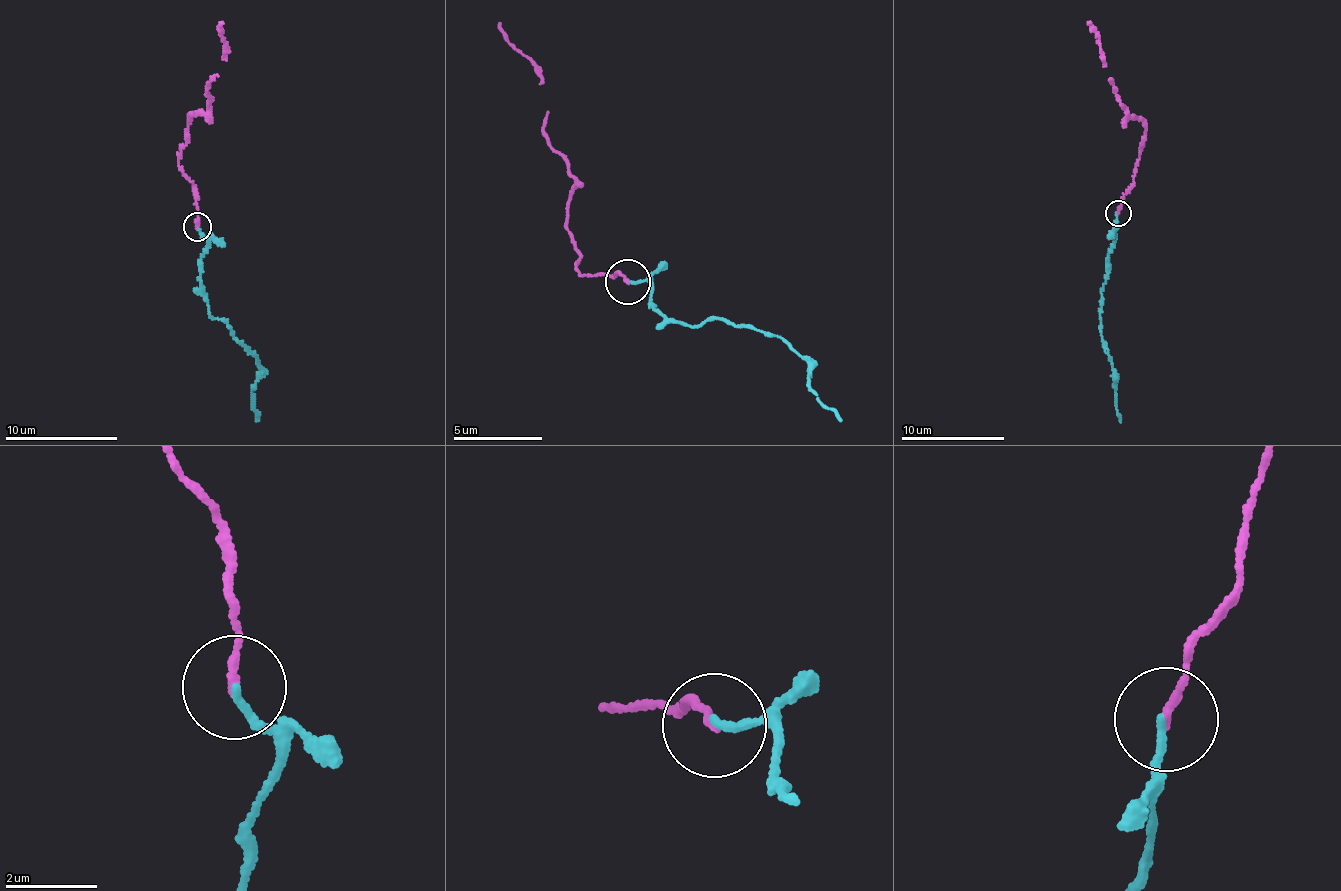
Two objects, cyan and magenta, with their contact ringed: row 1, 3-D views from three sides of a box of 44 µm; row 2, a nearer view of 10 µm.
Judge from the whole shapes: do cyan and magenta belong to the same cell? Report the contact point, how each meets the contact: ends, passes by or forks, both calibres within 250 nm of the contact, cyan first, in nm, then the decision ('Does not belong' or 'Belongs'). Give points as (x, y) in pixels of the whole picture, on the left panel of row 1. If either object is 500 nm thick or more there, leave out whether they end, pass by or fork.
Place: (197, 226). At the ring cyan ends. At the ring magenta ends. Thickness 160 nm (cyan) against 170 nm. Belongs

